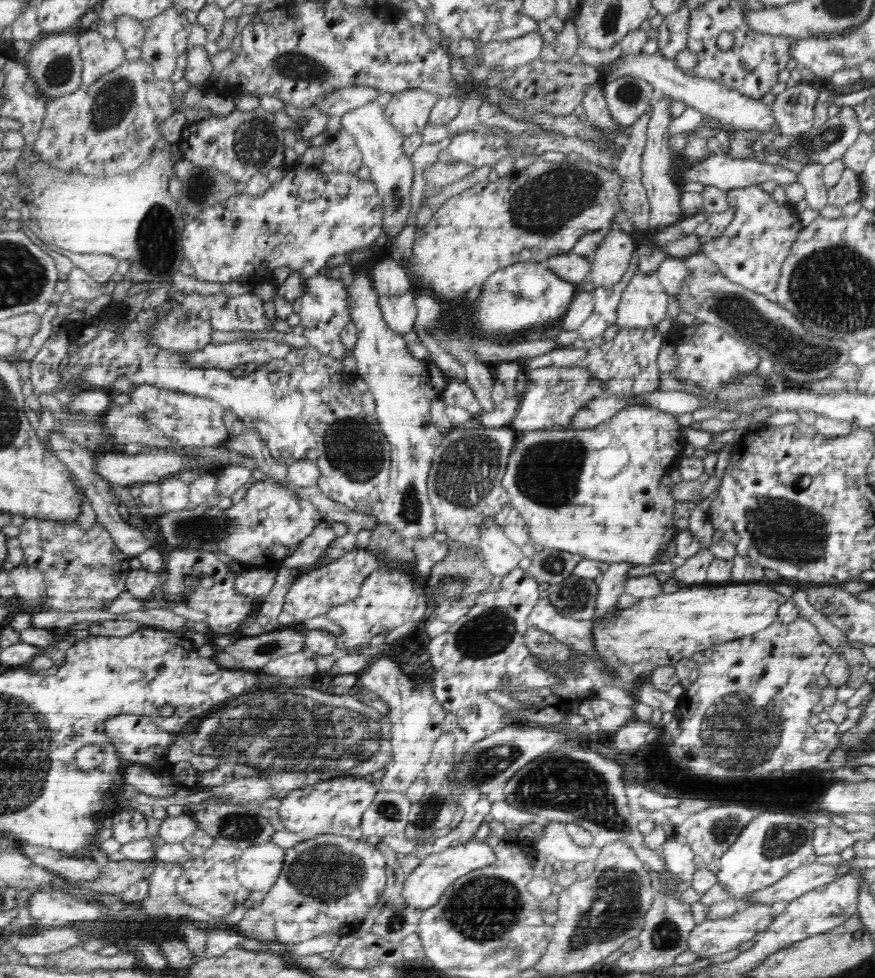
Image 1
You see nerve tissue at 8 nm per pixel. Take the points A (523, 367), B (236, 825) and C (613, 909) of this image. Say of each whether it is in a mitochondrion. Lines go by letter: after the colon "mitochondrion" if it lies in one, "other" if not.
A: other
B: mitochondrion
C: mitochondrion

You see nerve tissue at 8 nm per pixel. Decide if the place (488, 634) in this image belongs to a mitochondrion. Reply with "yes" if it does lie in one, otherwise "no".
yes

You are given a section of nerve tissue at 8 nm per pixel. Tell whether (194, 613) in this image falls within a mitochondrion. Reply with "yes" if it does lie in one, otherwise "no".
no

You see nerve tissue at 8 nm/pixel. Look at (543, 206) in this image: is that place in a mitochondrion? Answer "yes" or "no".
yes

